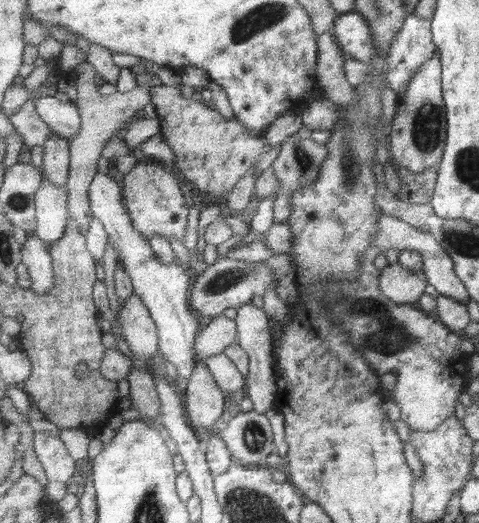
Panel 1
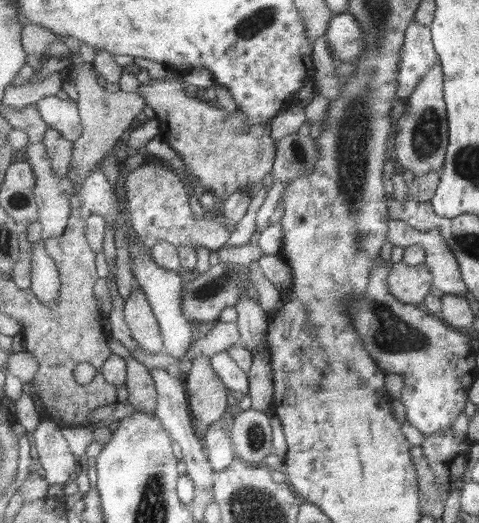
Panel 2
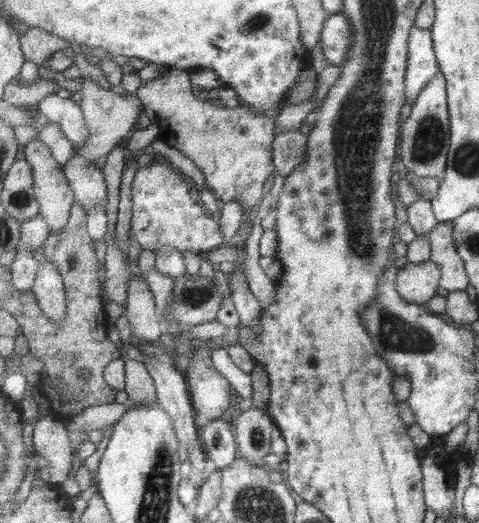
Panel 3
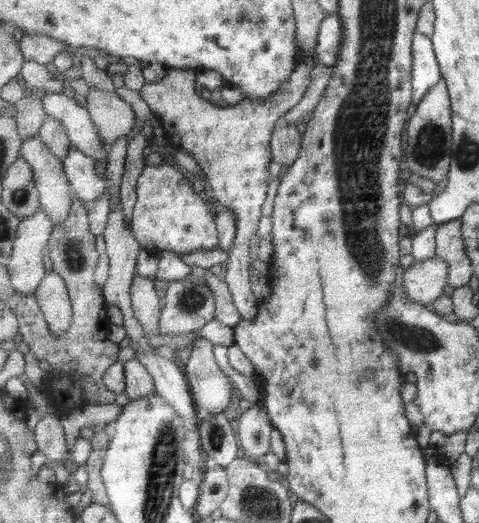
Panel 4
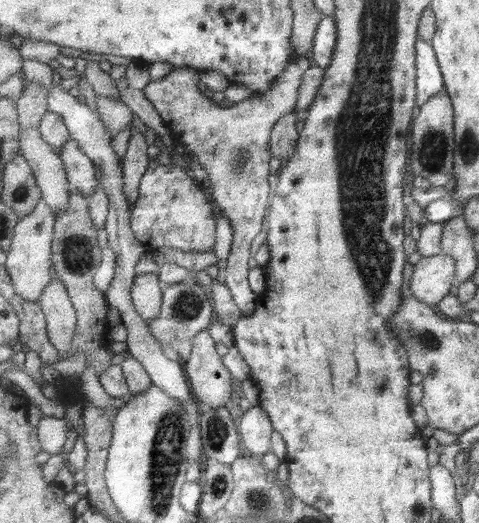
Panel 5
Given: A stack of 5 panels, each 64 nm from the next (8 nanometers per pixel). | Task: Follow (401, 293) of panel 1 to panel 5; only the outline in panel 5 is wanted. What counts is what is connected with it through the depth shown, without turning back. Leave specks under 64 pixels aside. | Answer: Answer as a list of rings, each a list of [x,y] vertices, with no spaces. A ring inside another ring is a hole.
[[[446,254],[422,258],[415,264],[413,274],[408,276],[408,284],[414,289],[415,296],[431,307],[449,295],[451,286],[457,285],[455,260]]]

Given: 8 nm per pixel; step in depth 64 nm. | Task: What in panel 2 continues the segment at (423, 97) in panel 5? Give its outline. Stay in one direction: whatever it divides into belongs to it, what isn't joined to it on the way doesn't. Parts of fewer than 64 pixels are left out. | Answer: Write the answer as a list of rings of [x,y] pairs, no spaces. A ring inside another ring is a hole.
[[[411,21],[407,27],[403,54],[399,55],[399,83],[397,83],[397,96],[405,102],[409,96],[427,76],[427,72],[435,67],[438,54],[432,39],[432,27]]]

